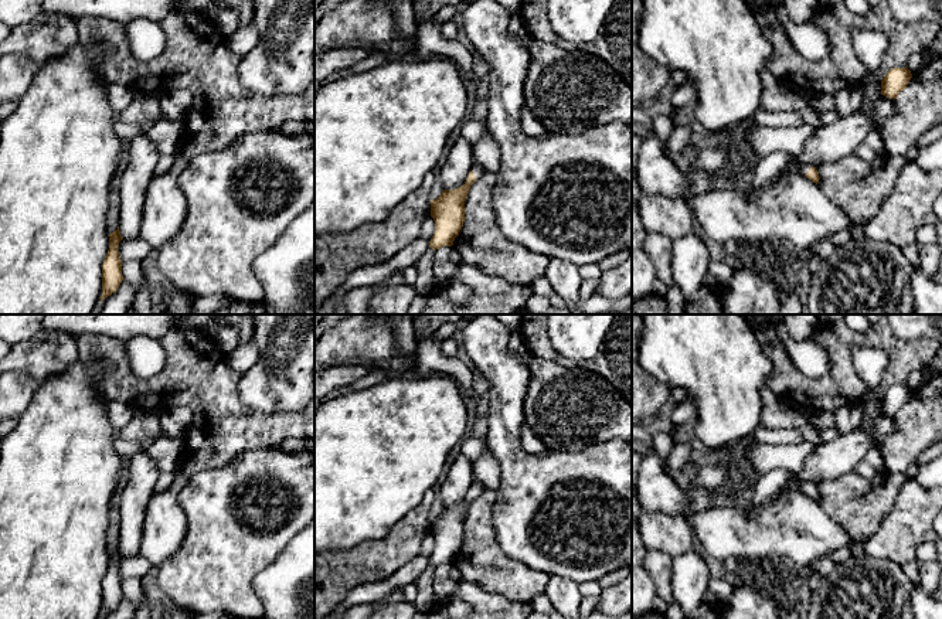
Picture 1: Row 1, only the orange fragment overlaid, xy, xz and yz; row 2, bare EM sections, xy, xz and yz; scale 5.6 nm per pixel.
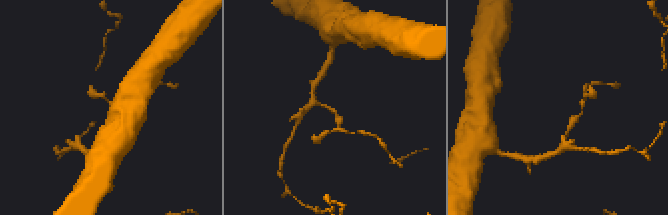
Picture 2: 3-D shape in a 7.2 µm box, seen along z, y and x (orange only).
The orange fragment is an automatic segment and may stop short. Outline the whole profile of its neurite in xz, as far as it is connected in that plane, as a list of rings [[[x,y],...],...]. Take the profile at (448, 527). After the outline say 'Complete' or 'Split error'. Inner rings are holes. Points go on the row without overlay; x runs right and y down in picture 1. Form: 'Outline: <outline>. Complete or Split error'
Outline: [[[473,483],[462,504],[455,507],[443,507],[436,516],[431,517],[431,534],[435,538],[435,550],[429,558],[429,564],[436,568],[441,564],[452,564],[465,540],[465,518],[470,503],[477,494],[483,493],[480,483]]]. Split error

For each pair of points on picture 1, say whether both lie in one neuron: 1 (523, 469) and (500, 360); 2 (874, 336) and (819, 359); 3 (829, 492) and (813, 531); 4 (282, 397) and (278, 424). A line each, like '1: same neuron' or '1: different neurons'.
1: same neuron
2: different neurons
3: different neurons
4: different neurons

